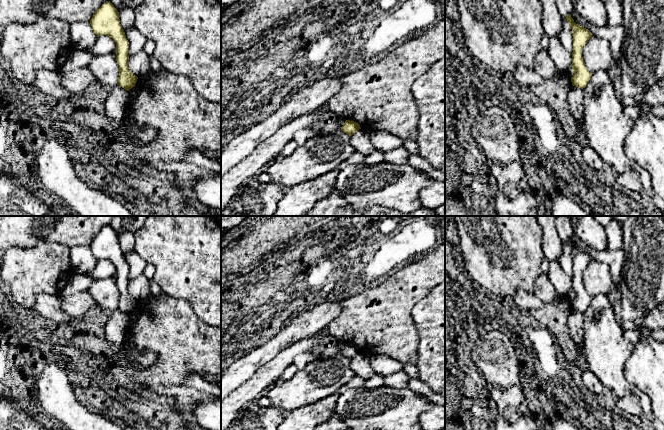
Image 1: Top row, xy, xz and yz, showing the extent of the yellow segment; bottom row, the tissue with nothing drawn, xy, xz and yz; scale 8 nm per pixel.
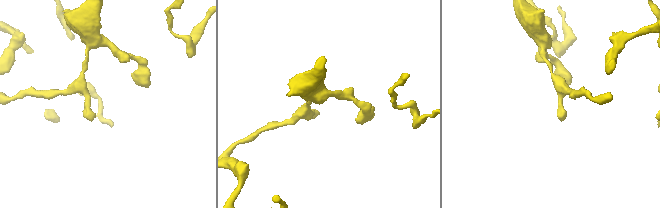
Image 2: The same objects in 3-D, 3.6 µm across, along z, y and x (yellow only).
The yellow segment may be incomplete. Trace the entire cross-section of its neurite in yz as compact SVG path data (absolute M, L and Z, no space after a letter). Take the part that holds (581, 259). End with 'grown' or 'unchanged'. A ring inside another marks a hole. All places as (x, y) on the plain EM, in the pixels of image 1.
M568 238L566 243L571 249L573 260L572 294L574 299L571 302L571 306L573 310L583 313L589 307L592 297L585 290L582 274L592 261L592 257L588 253L576 248L571 238Z; unchanged

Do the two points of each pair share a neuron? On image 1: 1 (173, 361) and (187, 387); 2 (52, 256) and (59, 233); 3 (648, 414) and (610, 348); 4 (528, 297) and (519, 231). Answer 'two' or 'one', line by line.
1: two
2: two
3: one
4: two

